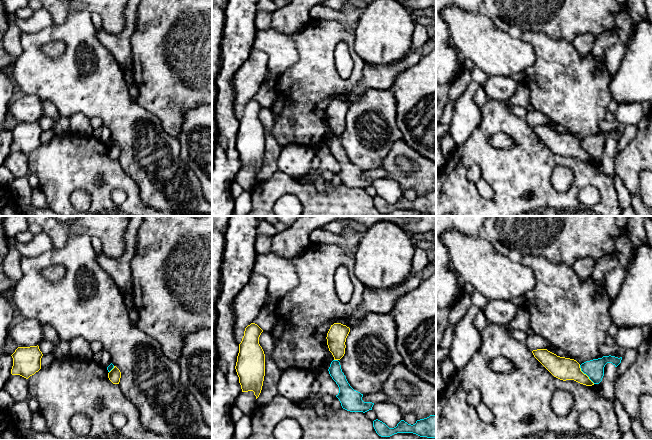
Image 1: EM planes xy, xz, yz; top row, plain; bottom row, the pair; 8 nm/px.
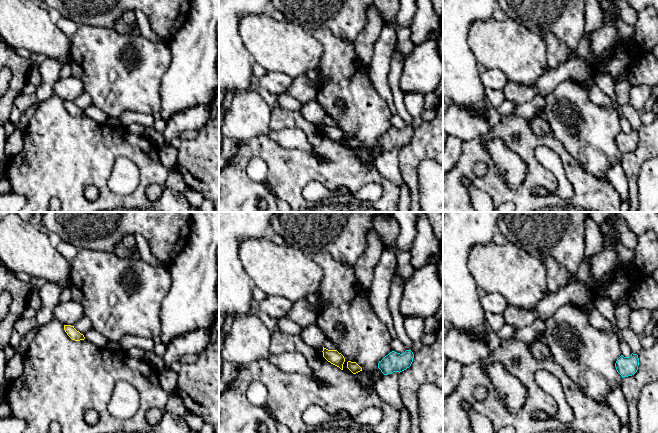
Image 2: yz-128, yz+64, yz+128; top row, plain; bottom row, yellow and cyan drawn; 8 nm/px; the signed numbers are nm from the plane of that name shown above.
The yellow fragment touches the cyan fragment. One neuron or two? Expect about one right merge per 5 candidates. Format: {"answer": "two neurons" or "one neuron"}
{"answer": "two neurons"}

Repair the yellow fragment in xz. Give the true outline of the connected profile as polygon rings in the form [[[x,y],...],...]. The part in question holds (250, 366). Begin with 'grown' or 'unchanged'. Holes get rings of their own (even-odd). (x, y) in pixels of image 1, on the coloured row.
unchanged; [[[255,323],[245,328],[235,366],[242,392],[253,391],[256,399],[261,393],[265,376],[265,354],[259,344],[262,332]]]

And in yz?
unchanged; [[[547,349],[533,350],[532,353],[554,377],[563,381],[574,380],[586,386],[594,385],[581,371],[580,364],[576,360],[557,356]]]

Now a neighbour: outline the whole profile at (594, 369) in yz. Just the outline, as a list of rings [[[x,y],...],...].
[[[603,356],[602,358],[586,361],[580,365],[581,371],[586,374],[594,384],[599,384],[604,376],[604,367],[607,363],[612,363],[617,367],[621,363],[622,357]]]

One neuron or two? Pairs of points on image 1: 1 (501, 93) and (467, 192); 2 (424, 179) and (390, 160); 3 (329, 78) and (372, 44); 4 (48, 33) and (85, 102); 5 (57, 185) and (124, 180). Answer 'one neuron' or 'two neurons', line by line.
1: two neurons
2: one neuron
3: two neurons
4: one neuron
5: one neuron

